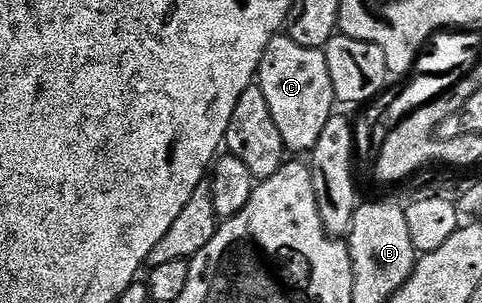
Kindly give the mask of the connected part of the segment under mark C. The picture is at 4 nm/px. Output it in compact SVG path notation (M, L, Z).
M277 35L269 47L265 47L265 55L261 55L257 84L265 91L273 123L277 123L277 131L281 131L284 150L291 152L292 149L295 155L310 154L337 108L333 79L329 79L329 63L325 63L323 49L301 47L301 43L293 43L291 37Z

